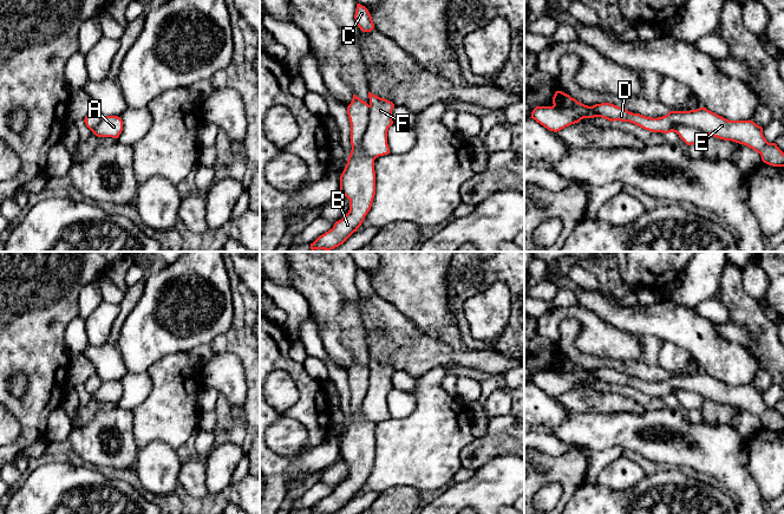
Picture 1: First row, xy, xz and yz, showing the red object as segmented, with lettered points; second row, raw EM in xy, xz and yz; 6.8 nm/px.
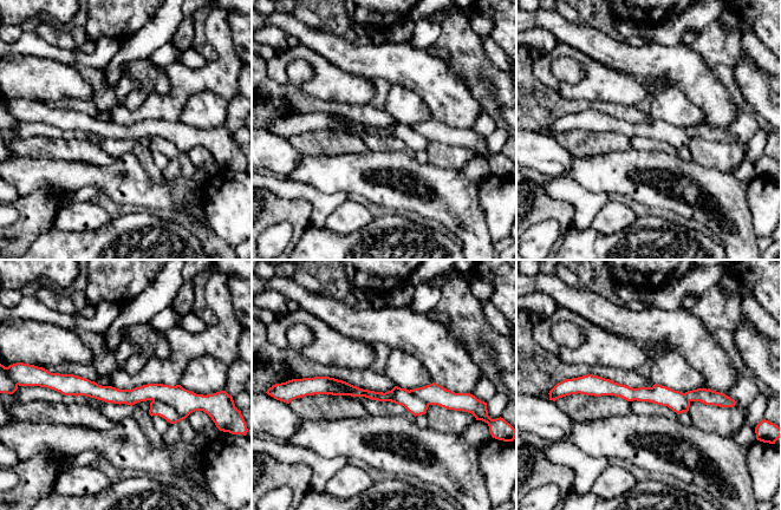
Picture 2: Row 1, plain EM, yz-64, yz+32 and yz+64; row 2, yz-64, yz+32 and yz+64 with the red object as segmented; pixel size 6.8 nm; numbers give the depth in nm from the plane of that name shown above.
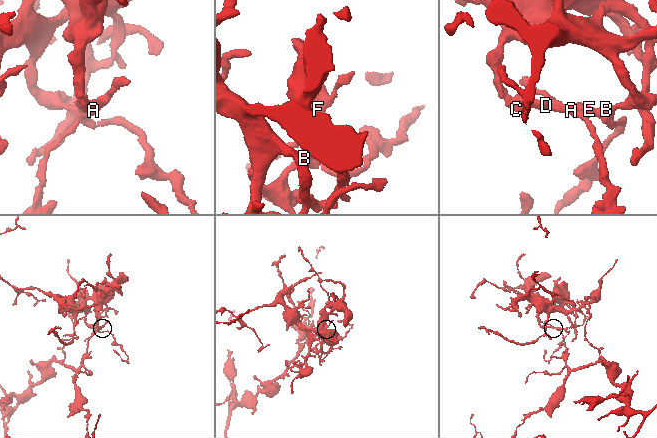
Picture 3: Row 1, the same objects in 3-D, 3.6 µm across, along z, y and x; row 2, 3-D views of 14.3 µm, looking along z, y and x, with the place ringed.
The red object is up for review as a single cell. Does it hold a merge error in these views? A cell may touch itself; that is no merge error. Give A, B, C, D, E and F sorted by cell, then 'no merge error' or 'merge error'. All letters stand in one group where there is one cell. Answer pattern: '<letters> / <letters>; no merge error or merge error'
A C F / B D E; merge error

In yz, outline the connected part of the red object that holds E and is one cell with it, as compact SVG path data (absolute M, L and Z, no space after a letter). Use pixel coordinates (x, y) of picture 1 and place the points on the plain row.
M562 356L555 357L553 369L557 373L564 375L590 372L596 382L610 386L629 386L652 397L672 397L674 389L697 392L704 399L710 399L724 405L732 405L753 414L762 421L762 425L769 430L784 431L784 417L776 408L769 408L763 399L763 392L750 384L729 385L706 372L690 376L669 376L666 380L652 383L629 377L610 367L588 371Z

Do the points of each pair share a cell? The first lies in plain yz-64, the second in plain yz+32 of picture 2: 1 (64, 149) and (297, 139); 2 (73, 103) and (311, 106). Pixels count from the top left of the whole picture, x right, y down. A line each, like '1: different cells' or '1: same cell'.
1: same cell
2: same cell

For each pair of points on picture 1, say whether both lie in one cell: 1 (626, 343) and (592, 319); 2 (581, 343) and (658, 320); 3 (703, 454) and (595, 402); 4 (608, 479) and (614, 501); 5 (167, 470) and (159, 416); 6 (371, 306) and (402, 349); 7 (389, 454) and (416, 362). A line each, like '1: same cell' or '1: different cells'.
1: same cell
2: different cells
3: different cells
4: different cells
5: different cells
6: same cell
7: different cells

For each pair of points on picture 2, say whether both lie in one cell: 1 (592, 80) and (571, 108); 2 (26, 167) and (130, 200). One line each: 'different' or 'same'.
1: different
2: same

